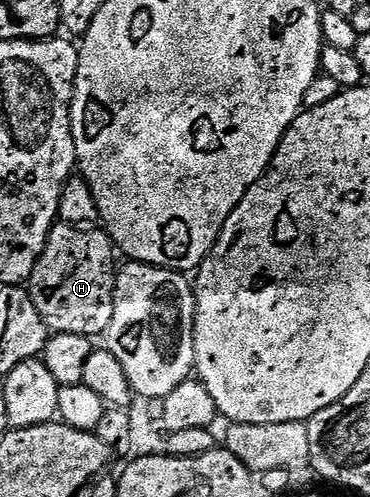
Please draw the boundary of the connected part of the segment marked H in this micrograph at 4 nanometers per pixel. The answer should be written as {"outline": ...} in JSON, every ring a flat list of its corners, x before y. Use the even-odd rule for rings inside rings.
{"outline":[[54,224,31,278,32,299,53,333,96,338,108,330,117,306,117,257,119,250,104,228]]}

